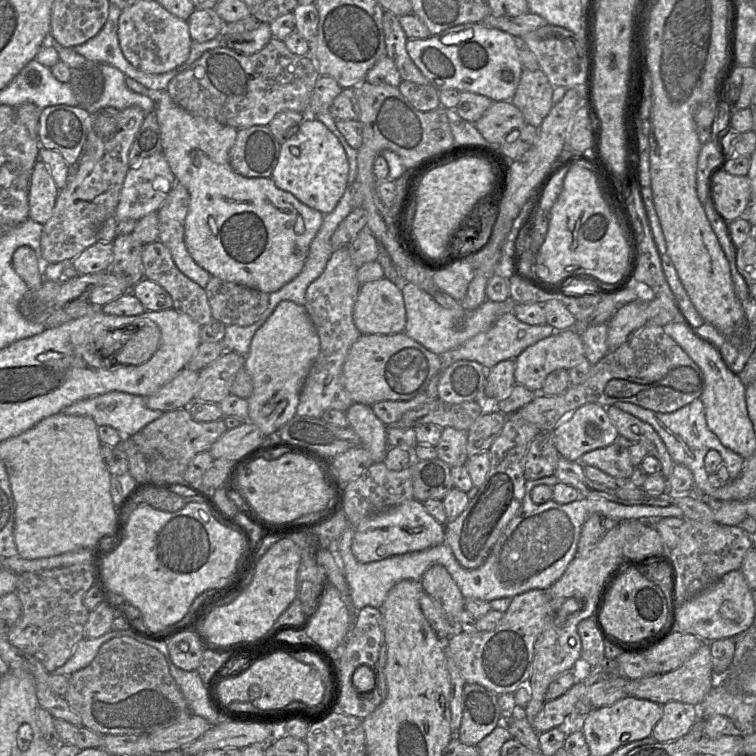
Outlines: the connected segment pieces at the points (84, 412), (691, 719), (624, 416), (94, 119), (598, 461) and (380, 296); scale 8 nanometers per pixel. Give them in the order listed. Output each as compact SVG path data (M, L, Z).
M117 391L78 401L61 412L68 416L89 416L98 427L110 426L124 437L132 437L164 414L150 409L142 396Z
M670 701L662 708L662 718L652 731L658 742L672 742L685 736L698 720L698 707L692 704Z
M611 405L606 409L619 435L624 436L633 443L644 444L649 453L658 459L661 465L661 474L665 479L668 479L675 463L655 429L650 424L622 411L615 405Z
M138 106L122 110L106 107L89 116L89 129L82 155L77 163L78 171L70 177L66 186L60 189L52 217L43 225L41 234L42 260L46 264L72 260L86 248L98 241L98 232L106 220L114 216L119 203L123 183L130 169L129 152L146 114Z
M616 443L589 451L578 460L583 466L593 466L616 477L630 479L634 466L628 448Z
M385 277L362 284L353 309L353 321L361 335L393 335L406 327L406 309L400 286Z

